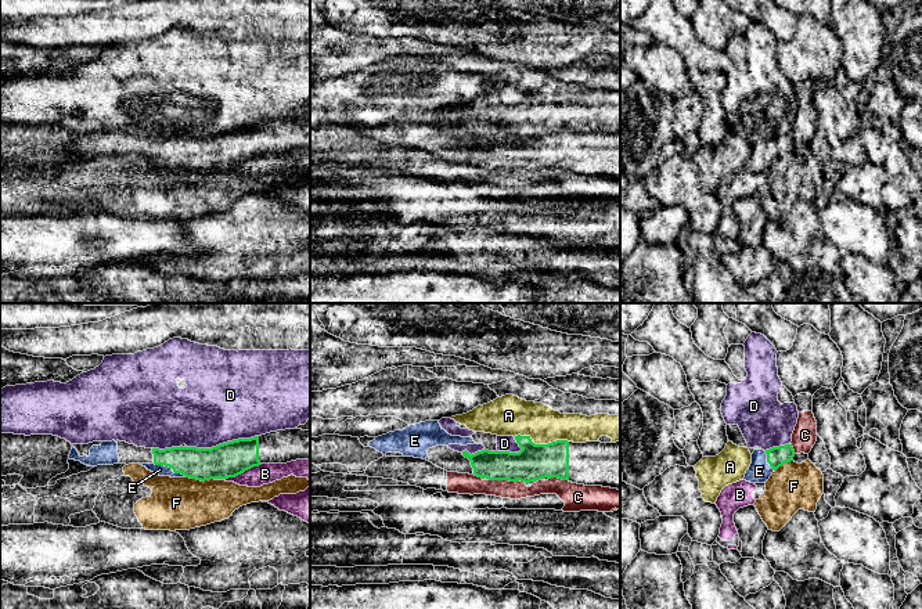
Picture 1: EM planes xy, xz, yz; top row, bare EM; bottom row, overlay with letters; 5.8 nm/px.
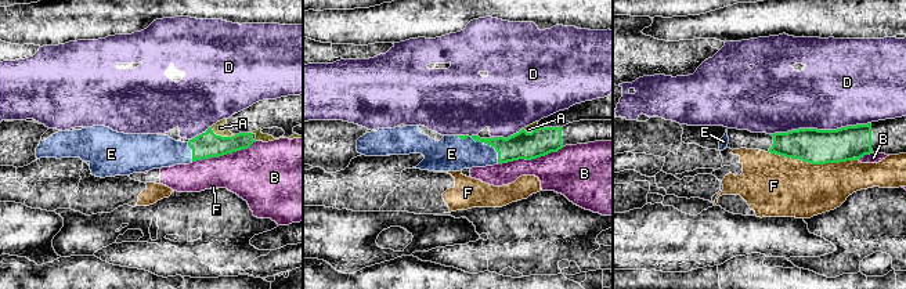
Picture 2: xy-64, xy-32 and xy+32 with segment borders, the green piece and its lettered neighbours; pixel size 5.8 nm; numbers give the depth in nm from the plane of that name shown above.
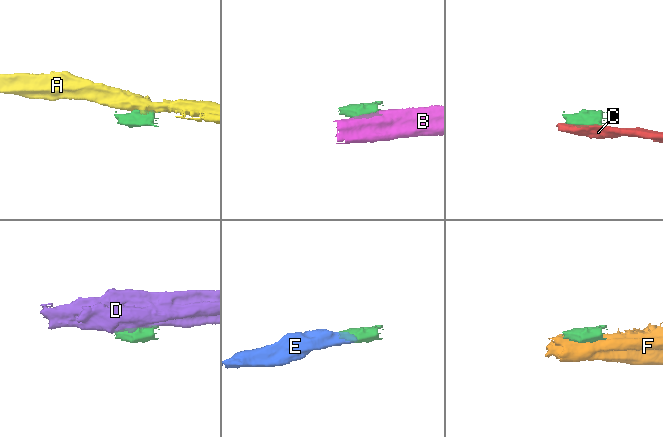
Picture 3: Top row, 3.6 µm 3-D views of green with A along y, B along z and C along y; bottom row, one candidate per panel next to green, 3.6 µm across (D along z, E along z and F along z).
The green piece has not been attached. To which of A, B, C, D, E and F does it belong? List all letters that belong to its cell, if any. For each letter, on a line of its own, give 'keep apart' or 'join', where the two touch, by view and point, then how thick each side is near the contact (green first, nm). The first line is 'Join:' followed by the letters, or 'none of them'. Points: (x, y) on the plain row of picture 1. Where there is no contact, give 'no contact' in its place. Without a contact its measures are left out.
Join: E
A: keep apart; contact xz (541, 134); calibres 200 and 240 nm
B: keep apart; contact xy (238, 164); calibres 200 and 120 nm
C: keep apart; contact xz (507, 169); calibres 200 and 130 nm
D: keep apart; contact xy (223, 133); calibres 200 and 480 nm
E: join; contact xy (169, 157); calibres 190 and 60 nm
F: keep apart; contact xy (200, 169); calibres 200 and 300 nm

